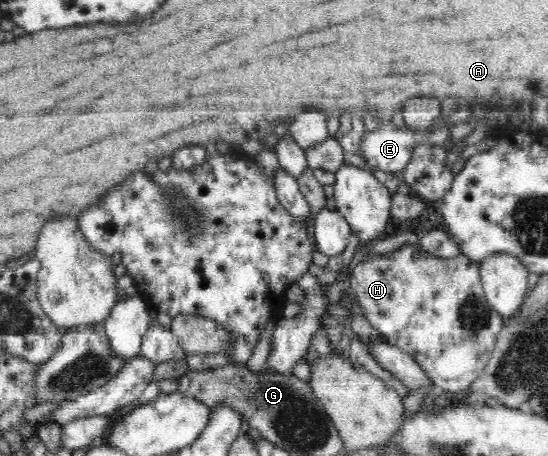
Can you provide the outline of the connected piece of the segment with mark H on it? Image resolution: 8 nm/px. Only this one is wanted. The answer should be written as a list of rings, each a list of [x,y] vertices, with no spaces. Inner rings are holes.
[[[412,245],[398,248],[396,252],[385,254],[376,261],[359,263],[350,274],[350,297],[357,300],[357,304],[359,304],[361,310],[363,310],[363,315],[368,319],[373,329],[384,335],[387,343],[392,343],[400,347],[405,353],[413,356],[413,359],[421,366],[421,369],[425,370],[425,374],[429,376],[429,379],[437,390],[444,391],[448,394],[471,388],[472,383],[481,375],[485,365],[487,365],[497,339],[497,334],[507,321],[504,316],[488,304],[483,286],[481,285],[481,267],[479,267],[479,263],[471,262],[463,253],[457,255],[457,257],[449,257],[449,259],[423,256],[420,255],[418,249]]]

